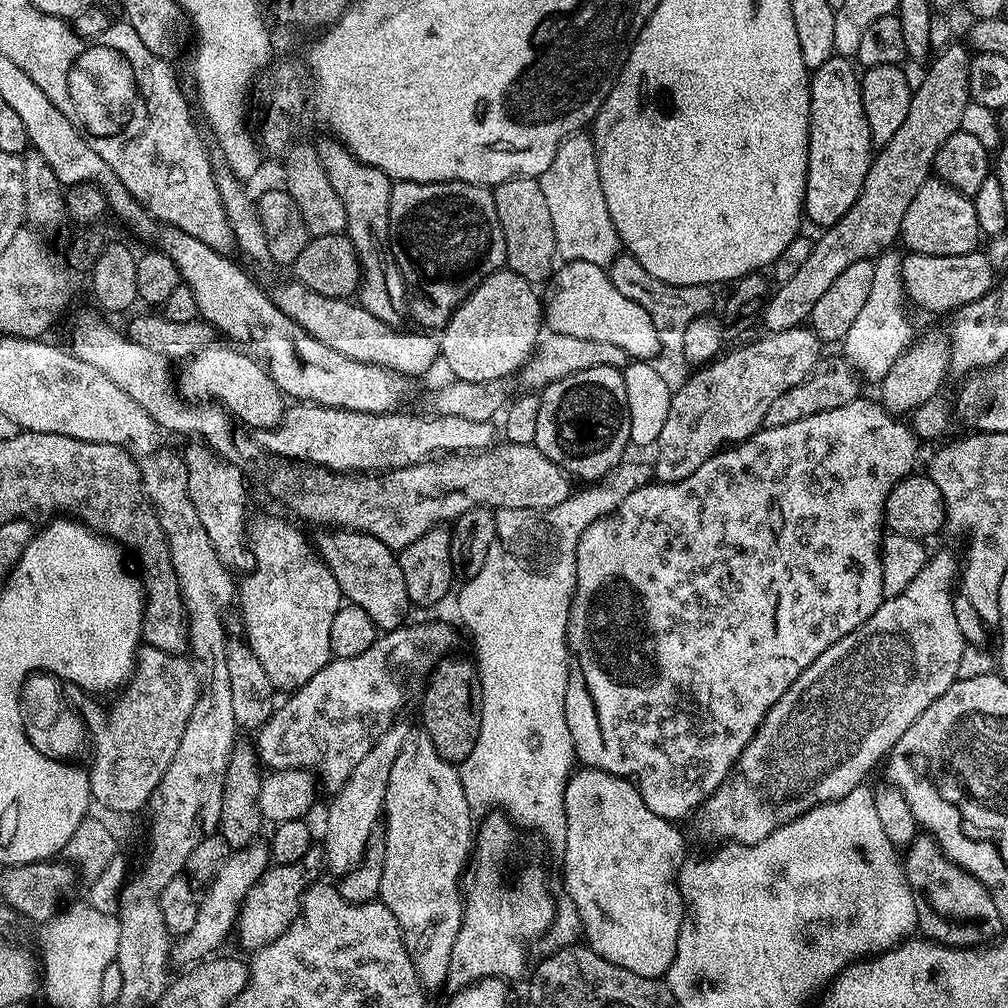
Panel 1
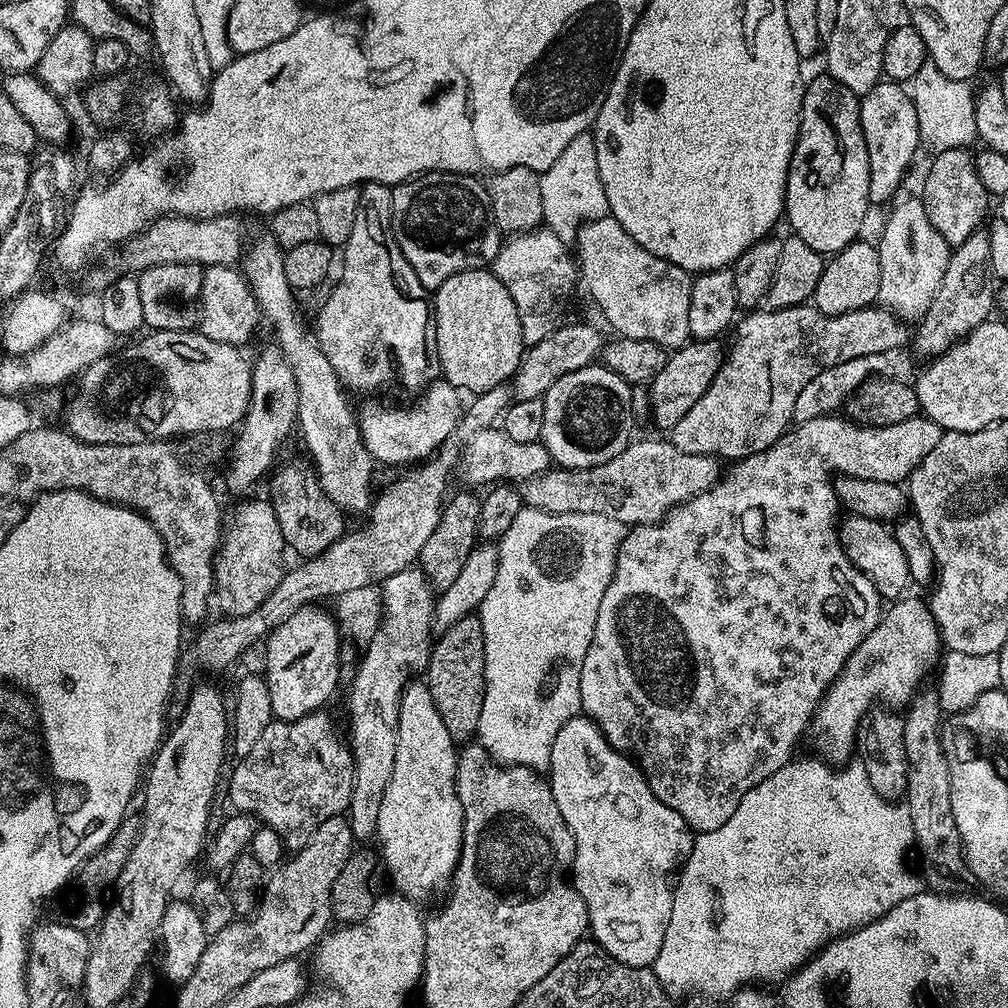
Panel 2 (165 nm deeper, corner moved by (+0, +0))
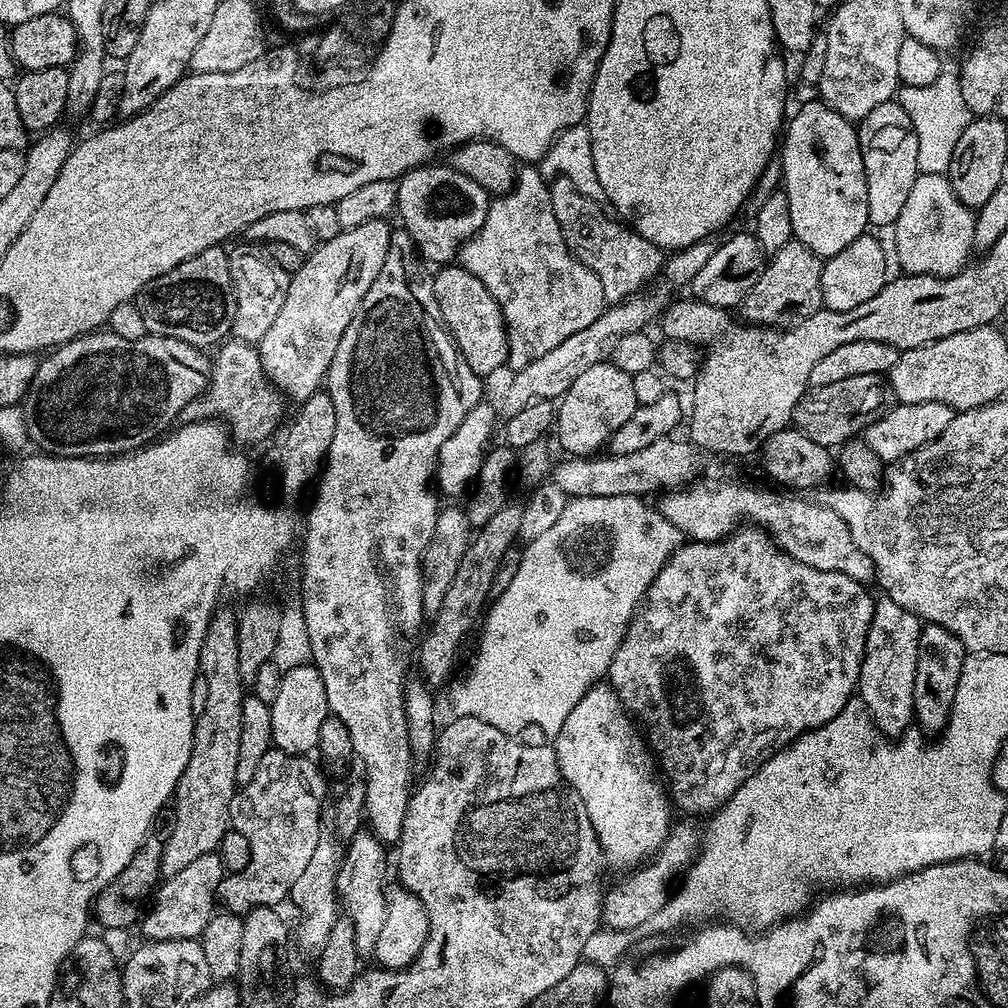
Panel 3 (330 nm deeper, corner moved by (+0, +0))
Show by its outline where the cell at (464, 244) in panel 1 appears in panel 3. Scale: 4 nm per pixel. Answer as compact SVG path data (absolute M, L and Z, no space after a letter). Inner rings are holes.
M421 166L399 177L396 185L396 212L399 223L410 234L421 261L448 266L457 259L460 247L486 222L490 194L474 178L455 172L450 166Z

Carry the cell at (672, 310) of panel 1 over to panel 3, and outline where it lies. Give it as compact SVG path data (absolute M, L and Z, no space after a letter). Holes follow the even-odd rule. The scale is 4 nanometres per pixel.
M564 180L552 182L549 194L554 218L558 218L566 246L585 266L594 270L594 274L598 274L598 282L602 282L602 294L609 305L636 295L645 287L647 280L655 276L657 279L661 275L665 253L632 231L627 224L611 215L608 217L600 204L581 199Z

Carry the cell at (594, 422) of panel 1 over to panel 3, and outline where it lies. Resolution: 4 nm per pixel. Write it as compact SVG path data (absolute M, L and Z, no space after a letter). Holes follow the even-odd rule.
M601 362L590 366L574 381L574 386L561 396L556 408L554 436L560 439L565 453L573 456L590 456L599 453L607 445L608 439L630 419L637 407L634 396L634 382L618 366L610 362Z

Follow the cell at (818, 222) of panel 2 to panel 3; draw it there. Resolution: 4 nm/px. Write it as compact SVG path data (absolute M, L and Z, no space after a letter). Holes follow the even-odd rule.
M813 98L796 113L791 113L782 132L782 143L778 148L778 163L782 173L782 191L790 198L790 222L792 235L801 240L814 254L827 258L846 250L854 238L865 235L869 227L868 203L866 202L866 174L862 166L860 134L853 121L842 118L829 104Z

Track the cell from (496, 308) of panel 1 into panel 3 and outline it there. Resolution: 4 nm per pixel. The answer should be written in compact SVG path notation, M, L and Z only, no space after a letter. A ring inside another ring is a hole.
M444 266L437 276L430 280L432 296L436 299L438 313L451 343L461 358L481 378L488 378L491 372L502 369L508 363L508 331L504 325L504 315L494 302L494 294L474 278L466 269L459 266Z

